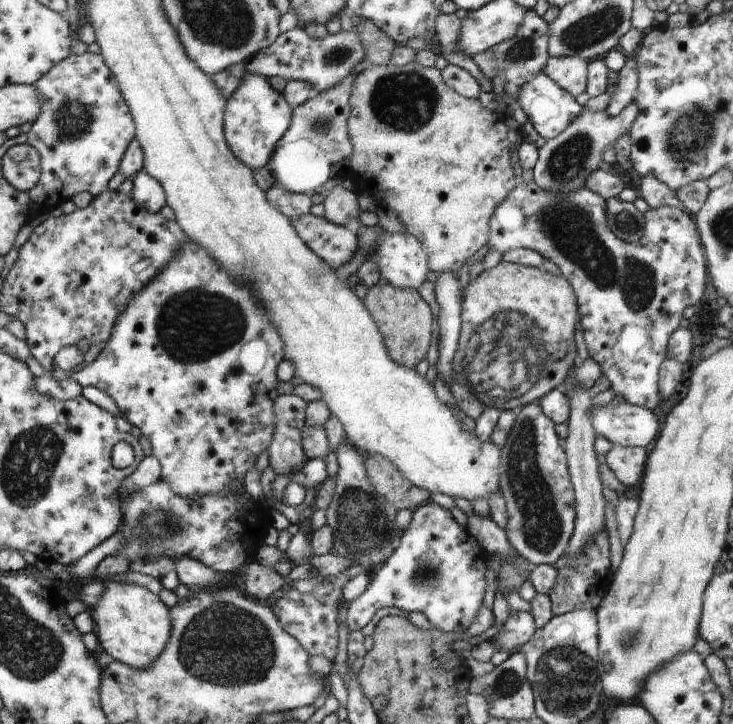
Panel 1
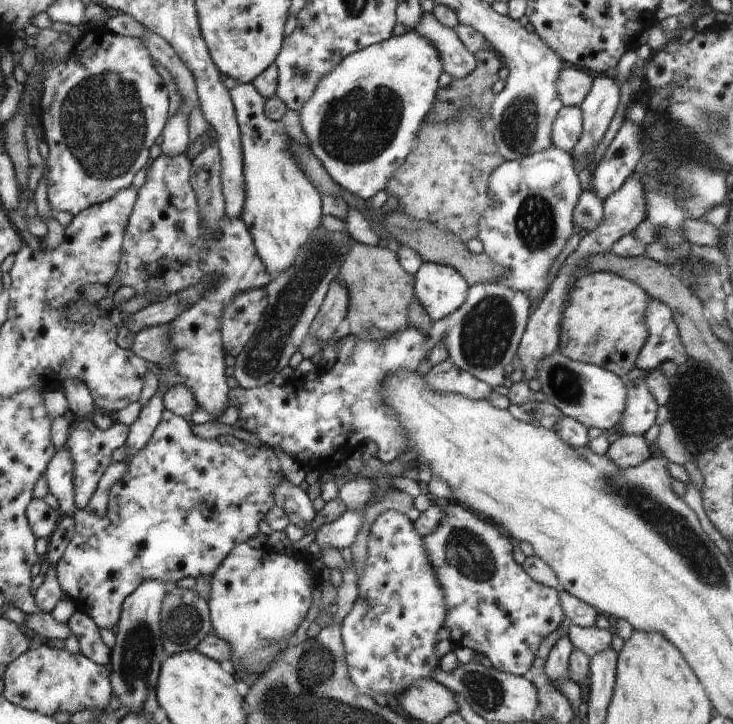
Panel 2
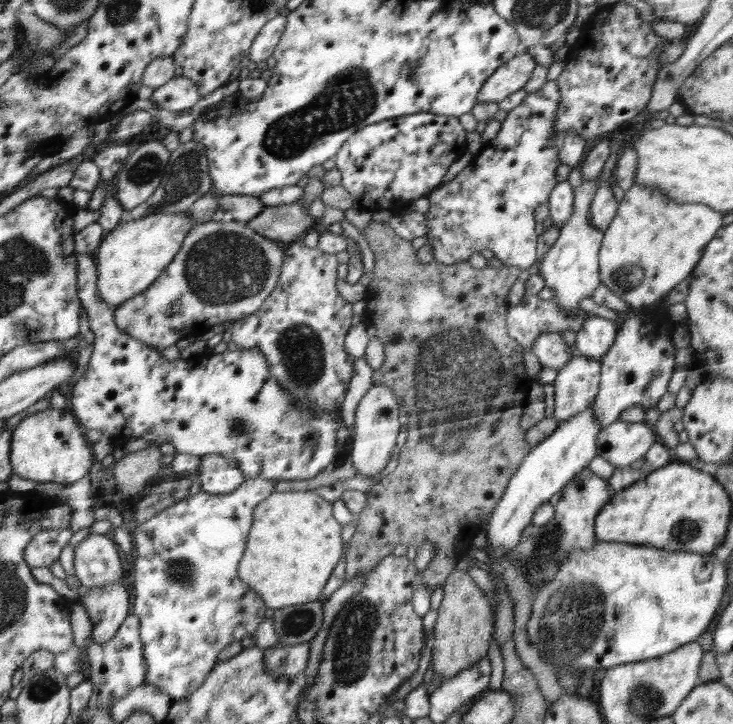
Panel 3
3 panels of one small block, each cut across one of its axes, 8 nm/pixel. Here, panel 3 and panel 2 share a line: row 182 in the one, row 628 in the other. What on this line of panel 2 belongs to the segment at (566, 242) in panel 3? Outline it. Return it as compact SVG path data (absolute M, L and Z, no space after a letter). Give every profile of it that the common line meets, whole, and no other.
M569 626L568 636L574 649L581 650L587 657L594 657L611 646L611 633L596 627Z

